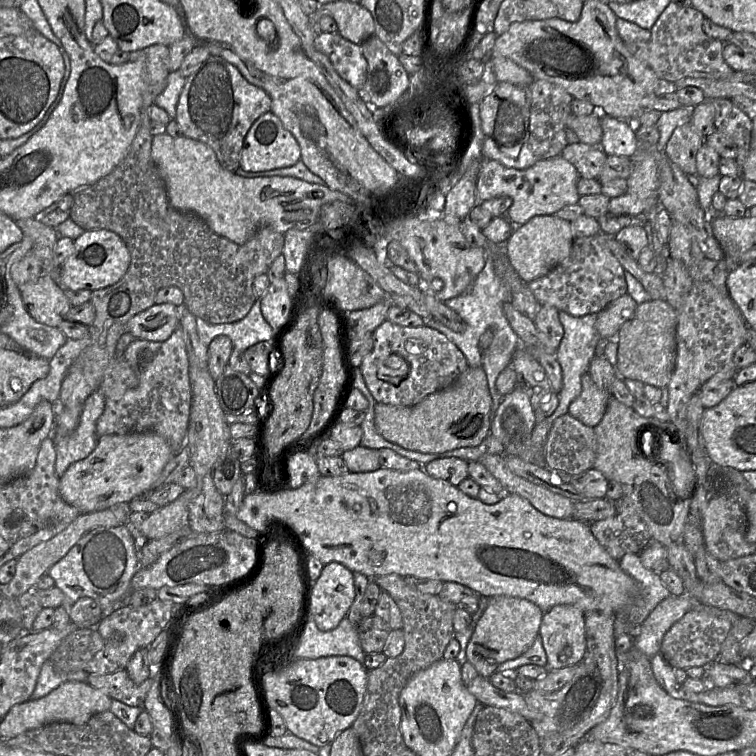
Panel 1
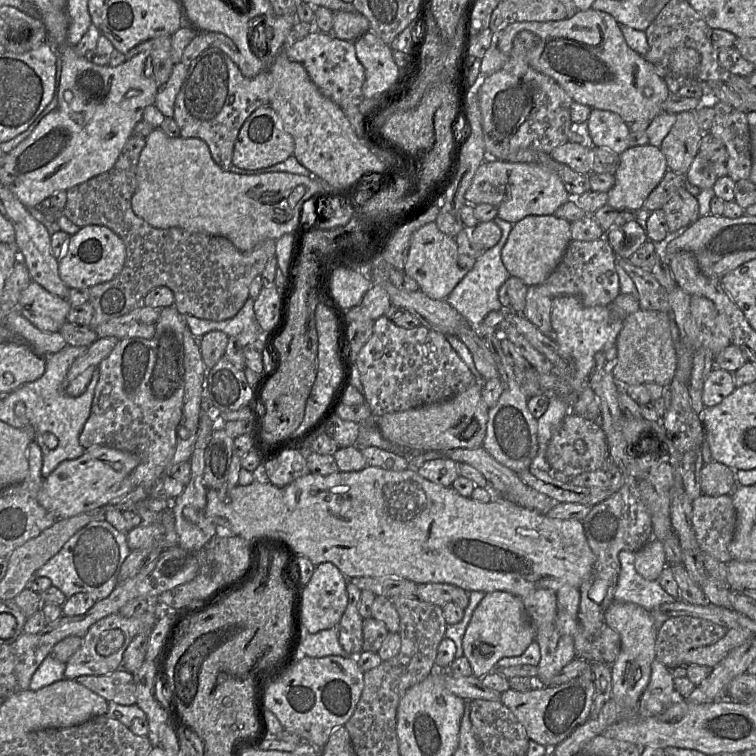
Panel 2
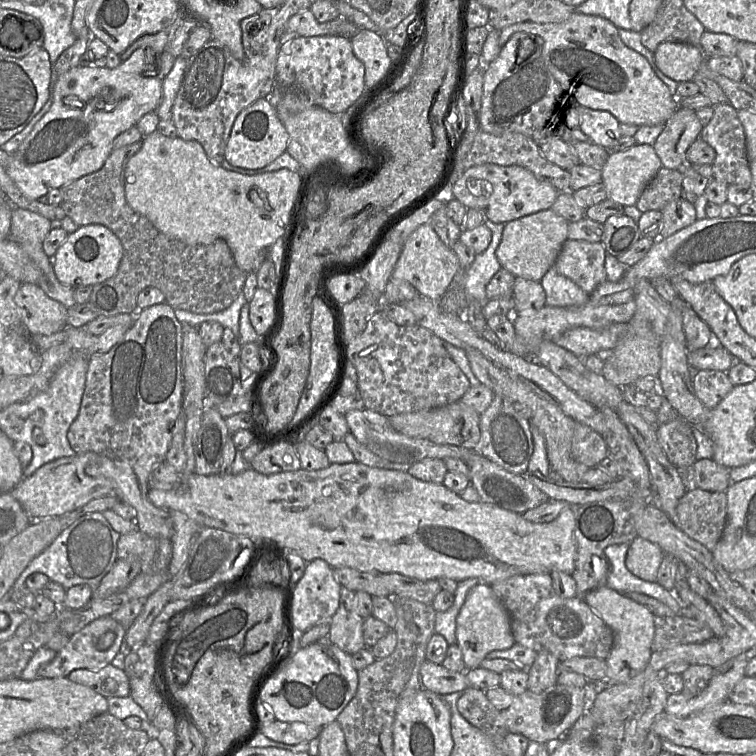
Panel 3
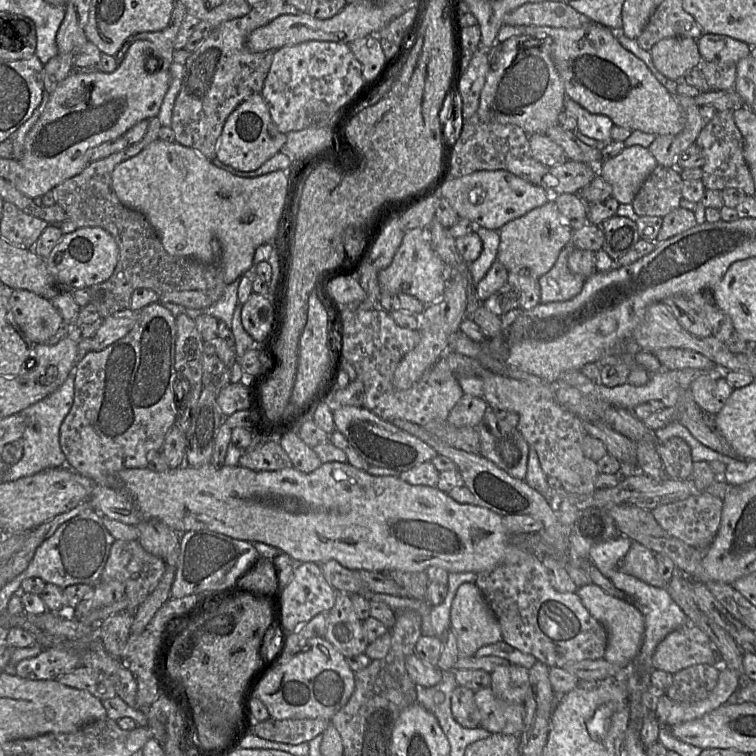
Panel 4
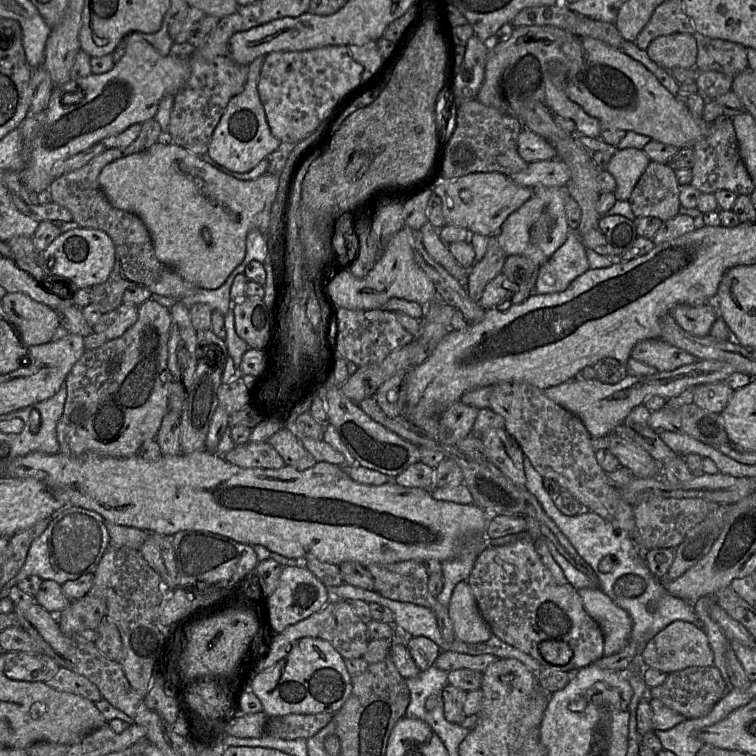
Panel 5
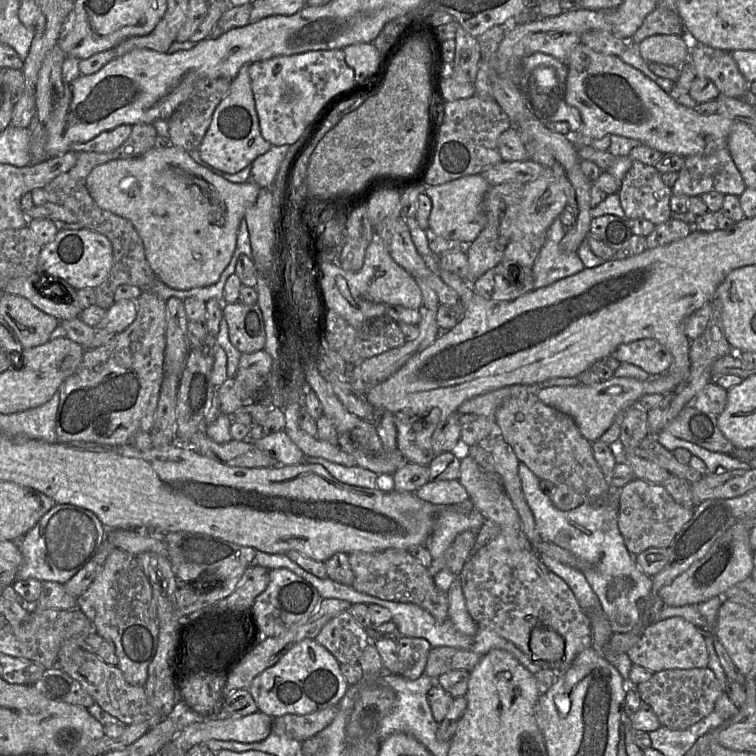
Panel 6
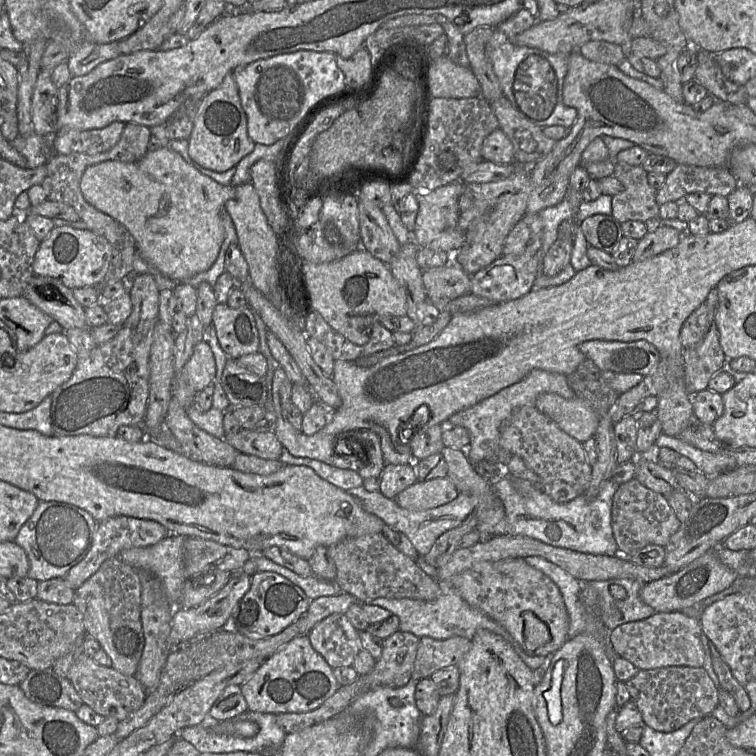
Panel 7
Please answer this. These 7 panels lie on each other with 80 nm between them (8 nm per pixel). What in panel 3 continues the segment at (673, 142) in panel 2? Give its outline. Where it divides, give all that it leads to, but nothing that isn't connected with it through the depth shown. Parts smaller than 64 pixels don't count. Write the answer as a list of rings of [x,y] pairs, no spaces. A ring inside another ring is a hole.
[[[678,107],[653,144],[662,166],[682,170],[686,151],[700,137],[703,127],[695,110]]]

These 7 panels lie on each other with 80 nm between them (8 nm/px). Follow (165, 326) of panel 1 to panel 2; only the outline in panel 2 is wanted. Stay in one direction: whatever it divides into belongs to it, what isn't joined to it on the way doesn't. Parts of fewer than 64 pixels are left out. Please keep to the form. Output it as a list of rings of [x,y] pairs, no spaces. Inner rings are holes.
[[[145,306],[127,315],[102,323],[94,331],[98,337],[111,336],[119,340],[134,337],[149,339],[155,334],[161,309]]]

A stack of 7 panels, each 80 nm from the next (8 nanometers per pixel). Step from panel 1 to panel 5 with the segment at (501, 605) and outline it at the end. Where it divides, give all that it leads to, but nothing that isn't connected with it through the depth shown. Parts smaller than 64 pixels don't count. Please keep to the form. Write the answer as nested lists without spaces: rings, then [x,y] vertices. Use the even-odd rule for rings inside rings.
[[[460,581],[453,589],[448,613],[455,637],[463,642],[480,643],[489,640],[493,635],[479,611],[467,581]]]

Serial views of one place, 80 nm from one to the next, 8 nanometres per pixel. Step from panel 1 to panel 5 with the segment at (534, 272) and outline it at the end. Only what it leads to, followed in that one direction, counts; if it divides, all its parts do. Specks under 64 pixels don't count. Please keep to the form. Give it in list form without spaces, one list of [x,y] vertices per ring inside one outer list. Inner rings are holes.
[[[530,188],[533,189],[532,197],[507,217],[499,230],[498,241],[506,256],[524,256],[540,266],[551,258],[572,232],[565,213],[568,193],[564,188]]]

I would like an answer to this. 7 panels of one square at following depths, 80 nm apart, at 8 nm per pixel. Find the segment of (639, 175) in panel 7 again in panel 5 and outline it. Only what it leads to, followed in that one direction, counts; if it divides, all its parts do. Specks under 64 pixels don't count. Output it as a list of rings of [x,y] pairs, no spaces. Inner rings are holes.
[[[650,162],[628,202],[637,218],[654,217],[664,222],[679,213],[679,192],[675,170],[667,164]]]

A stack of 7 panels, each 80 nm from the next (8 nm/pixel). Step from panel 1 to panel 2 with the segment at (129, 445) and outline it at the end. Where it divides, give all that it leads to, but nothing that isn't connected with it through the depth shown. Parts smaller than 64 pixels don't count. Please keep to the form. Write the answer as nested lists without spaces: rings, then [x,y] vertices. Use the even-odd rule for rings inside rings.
[[[93,445],[77,459],[61,462],[45,477],[37,500],[57,518],[68,518],[103,507],[114,498],[133,491],[133,471],[140,463],[134,453]]]

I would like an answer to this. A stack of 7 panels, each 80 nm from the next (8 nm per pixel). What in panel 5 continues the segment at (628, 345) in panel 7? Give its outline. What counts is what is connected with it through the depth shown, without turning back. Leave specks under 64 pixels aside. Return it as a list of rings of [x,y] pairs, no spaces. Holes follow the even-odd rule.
[[[659,338],[639,342],[632,349],[630,357],[655,367],[658,372],[672,371],[698,360],[694,355]]]

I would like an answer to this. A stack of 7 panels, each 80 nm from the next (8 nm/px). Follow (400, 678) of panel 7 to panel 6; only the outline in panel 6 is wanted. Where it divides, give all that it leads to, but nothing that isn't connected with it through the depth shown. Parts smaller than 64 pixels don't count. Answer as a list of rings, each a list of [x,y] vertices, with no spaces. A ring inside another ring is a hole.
[[[399,636],[396,641],[398,659],[402,664],[401,676],[410,680],[419,678],[424,673],[431,644],[424,638],[406,636]],[[331,706],[306,715],[286,714],[271,722],[271,731],[303,742],[325,729],[337,715],[338,706]]]

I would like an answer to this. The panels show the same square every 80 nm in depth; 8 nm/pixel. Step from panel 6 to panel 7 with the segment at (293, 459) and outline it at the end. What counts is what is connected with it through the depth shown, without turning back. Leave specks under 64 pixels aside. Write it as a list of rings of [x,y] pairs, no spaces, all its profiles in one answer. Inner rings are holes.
[[[241,429],[236,434],[226,434],[224,439],[240,453],[267,460],[279,460],[284,449],[274,432]]]

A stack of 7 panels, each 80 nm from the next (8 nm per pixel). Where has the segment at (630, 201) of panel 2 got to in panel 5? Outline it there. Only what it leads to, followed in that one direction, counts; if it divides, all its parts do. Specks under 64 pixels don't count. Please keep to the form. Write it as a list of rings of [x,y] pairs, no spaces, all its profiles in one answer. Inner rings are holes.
[[[627,148],[617,151],[606,167],[606,171],[616,181],[614,194],[617,200],[629,200],[635,185],[650,162],[643,150]]]

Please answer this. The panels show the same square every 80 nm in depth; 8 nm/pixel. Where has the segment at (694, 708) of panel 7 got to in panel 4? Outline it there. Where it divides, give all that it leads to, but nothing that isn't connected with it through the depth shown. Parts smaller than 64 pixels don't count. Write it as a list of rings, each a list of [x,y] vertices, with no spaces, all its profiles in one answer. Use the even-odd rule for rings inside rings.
[[[696,664],[673,674],[670,687],[663,693],[681,704],[694,704],[706,699],[718,682],[716,665]]]

